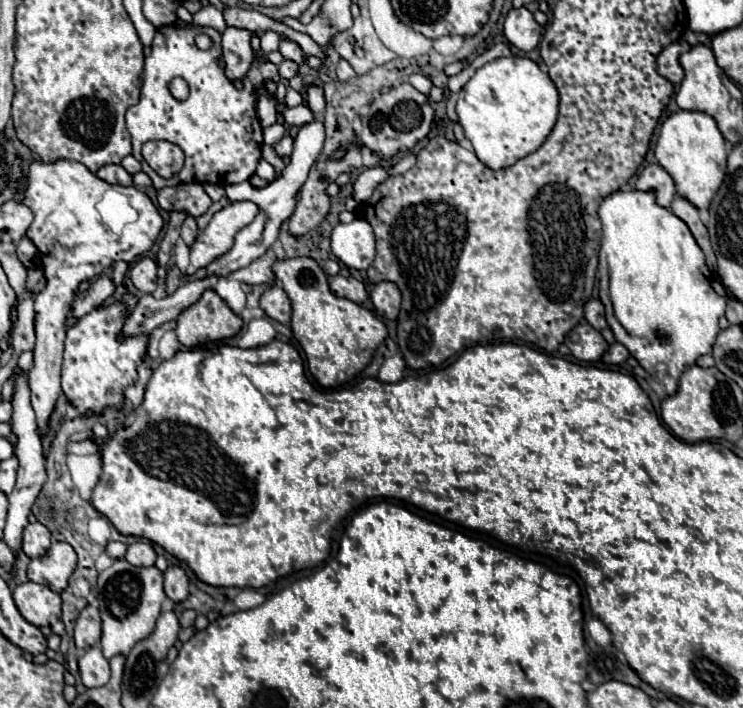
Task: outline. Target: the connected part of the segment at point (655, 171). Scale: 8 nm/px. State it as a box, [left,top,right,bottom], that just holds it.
[635,163,675,209]

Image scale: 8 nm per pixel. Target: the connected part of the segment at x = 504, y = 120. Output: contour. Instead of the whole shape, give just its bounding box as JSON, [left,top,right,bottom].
[457,57,559,171]

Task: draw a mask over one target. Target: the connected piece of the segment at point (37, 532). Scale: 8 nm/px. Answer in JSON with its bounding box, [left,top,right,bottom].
[23,523,51,559]

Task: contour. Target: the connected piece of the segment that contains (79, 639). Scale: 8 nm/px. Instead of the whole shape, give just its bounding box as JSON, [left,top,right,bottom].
[75,605,101,649]

